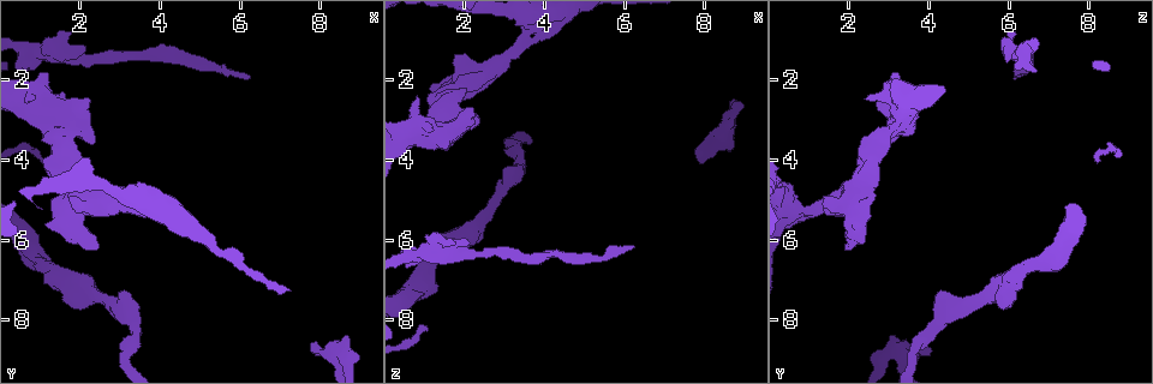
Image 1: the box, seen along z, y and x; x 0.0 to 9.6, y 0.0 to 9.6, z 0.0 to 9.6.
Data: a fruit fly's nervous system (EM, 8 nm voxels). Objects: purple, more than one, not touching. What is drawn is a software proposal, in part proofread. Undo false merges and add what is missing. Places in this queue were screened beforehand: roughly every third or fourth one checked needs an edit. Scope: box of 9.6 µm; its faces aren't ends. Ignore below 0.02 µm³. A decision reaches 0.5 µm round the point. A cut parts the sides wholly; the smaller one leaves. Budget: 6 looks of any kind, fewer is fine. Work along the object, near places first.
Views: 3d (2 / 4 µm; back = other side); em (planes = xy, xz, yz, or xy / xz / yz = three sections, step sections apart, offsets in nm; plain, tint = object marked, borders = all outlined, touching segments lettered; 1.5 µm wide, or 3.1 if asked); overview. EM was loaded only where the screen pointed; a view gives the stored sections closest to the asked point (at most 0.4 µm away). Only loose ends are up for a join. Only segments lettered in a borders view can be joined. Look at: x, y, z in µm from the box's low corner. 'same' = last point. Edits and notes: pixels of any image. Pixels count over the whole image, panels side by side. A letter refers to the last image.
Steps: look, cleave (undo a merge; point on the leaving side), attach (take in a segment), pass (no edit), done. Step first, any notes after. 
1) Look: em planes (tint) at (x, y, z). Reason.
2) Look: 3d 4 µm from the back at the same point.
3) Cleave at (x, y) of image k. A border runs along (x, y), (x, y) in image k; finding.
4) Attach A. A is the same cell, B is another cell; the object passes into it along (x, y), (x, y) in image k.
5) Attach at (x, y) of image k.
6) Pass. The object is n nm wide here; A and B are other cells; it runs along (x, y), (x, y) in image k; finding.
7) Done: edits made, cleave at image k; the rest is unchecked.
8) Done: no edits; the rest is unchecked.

Look: em xz step 4 (tint) at (2.40, 6.20, 1.90). An open end.

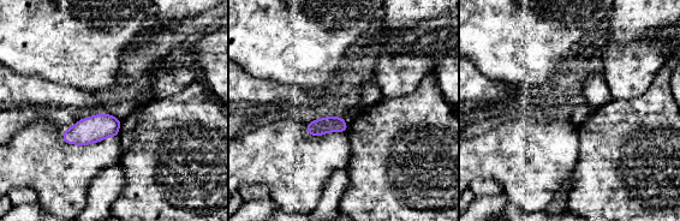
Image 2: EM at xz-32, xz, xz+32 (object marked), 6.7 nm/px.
Look: em planes (borders) at the same point.

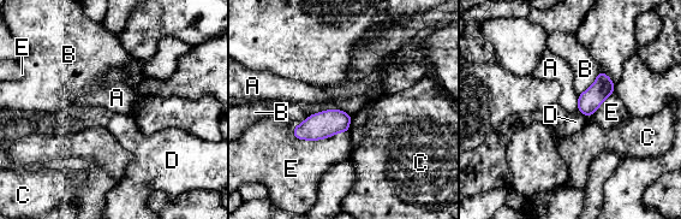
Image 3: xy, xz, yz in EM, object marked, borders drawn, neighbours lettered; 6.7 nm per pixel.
Pass. A, B, C, D and E are other cells; a border runs along (579, 95), (577, 110) in image 3; no lettered segment goes on from it.

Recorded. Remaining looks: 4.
Look: em planes (borders) at (1.45, 1.35, 6.30). Two arms in line, one across.

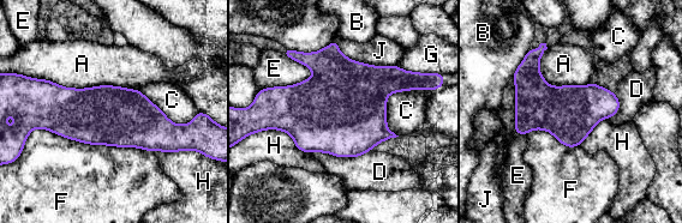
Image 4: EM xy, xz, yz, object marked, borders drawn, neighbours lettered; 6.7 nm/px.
Pass. The object is 380 nm wide here; A, B, C, D, E, F, G, H and J are other cells; all the same neuron.

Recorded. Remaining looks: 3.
Look: em planes (tint) at (7.75, 8.65, 3.80). Branch stops here.

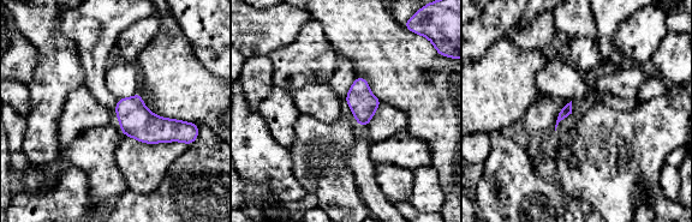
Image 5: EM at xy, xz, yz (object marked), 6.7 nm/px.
Look: em planes (borders) at the same point.

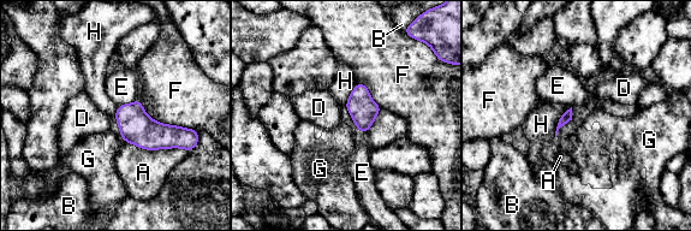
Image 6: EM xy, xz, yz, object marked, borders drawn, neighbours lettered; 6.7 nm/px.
Pass. A, B, D, E, F, G and H are other cells; a border runs along (571, 107), (559, 119), (554, 136) in image 6; no lettered segment goes on from it.

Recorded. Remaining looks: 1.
Done: no edits; the rest is unchecked.

